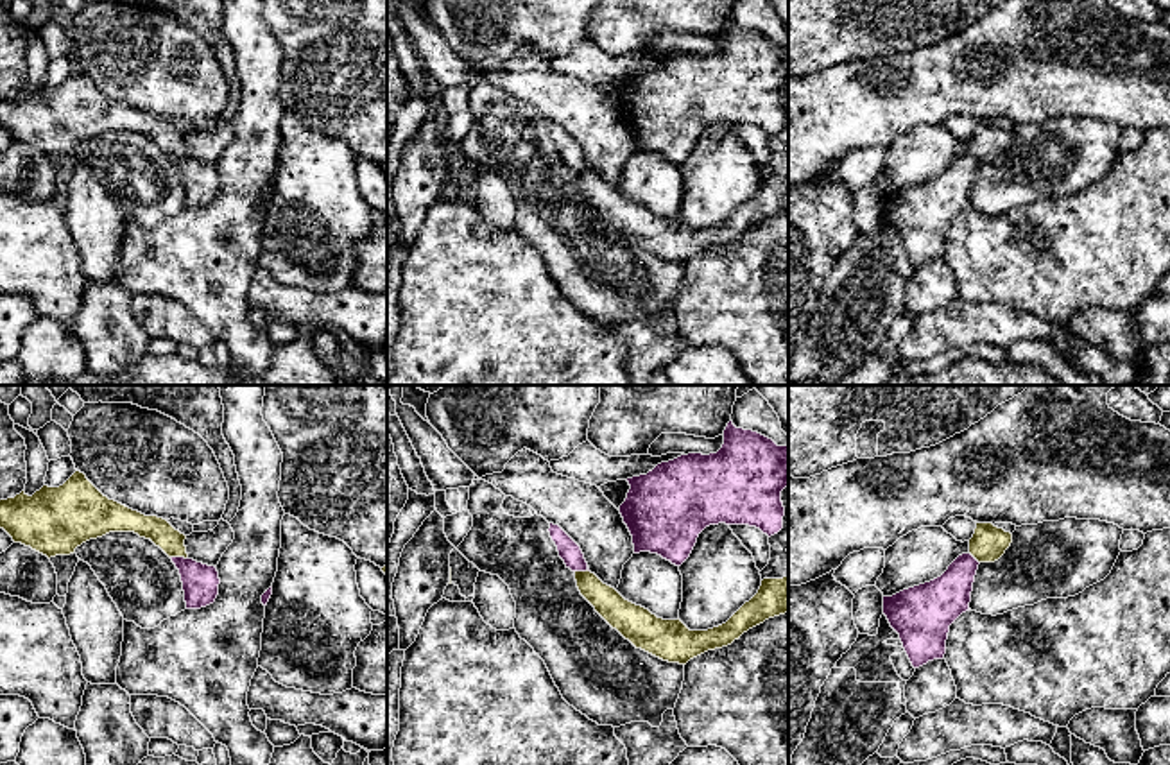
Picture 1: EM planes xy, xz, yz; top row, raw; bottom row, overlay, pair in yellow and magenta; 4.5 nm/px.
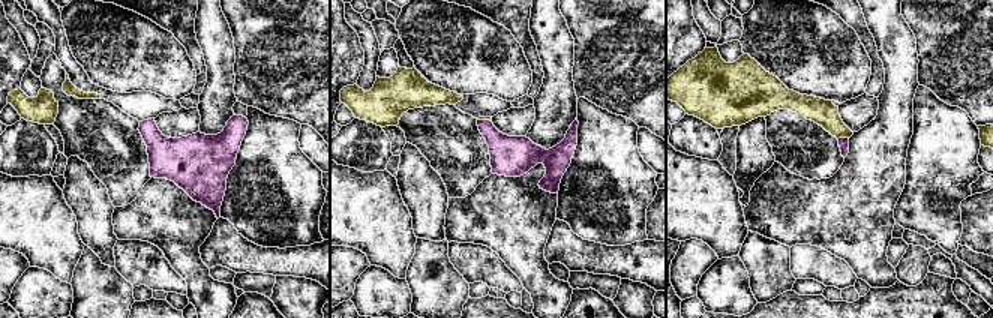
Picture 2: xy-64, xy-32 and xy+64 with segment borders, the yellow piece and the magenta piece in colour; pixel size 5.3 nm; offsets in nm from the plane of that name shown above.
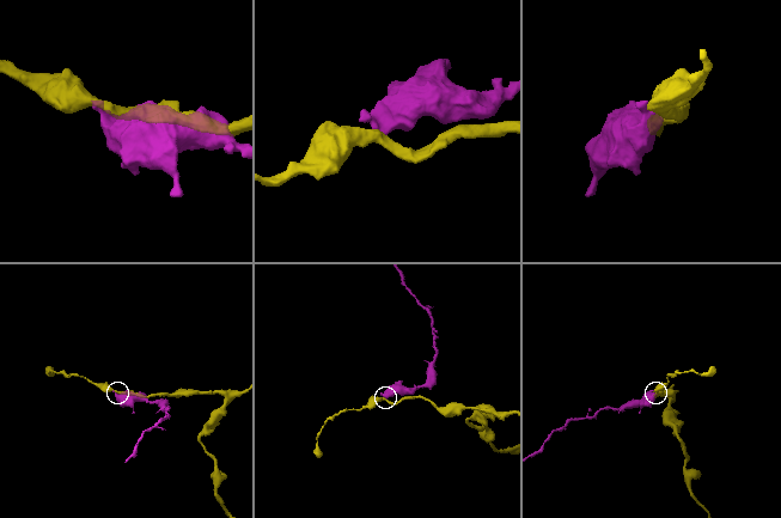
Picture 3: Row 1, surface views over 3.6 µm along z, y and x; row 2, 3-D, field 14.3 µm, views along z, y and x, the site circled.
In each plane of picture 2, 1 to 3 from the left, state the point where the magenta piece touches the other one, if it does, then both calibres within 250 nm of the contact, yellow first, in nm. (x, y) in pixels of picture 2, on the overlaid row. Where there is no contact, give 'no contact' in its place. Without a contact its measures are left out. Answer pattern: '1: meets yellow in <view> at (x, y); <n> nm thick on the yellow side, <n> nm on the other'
1: no contact
2: meets yellow in xy-32 at (485, 119); 20 nm thick on the yellow side, 220 nm on the other
3: meets yellow in xy+64 at (842, 137); 140 nm thick on the yellow side, 60 nm on the other

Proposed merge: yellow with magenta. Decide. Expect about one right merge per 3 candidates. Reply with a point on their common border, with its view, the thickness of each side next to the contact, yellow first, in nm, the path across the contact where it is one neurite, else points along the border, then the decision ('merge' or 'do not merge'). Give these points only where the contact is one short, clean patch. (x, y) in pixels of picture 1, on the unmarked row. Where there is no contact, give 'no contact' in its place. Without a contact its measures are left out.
xy (180, 154) | 110/160 nm | along xy (171, 154), (187, 156) | do not merge

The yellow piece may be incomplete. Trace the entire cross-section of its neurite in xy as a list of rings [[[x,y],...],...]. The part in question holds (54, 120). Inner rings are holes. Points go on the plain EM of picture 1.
[[[75,70],[59,86],[43,84],[32,95],[22,90],[14,97],[0,99],[0,127],[4,127],[14,142],[30,145],[48,158],[56,154],[70,154],[82,142],[102,136],[109,131],[134,131],[140,136],[151,138],[168,156],[188,156],[185,133],[176,129],[163,116],[145,115],[109,99],[81,70]]]

